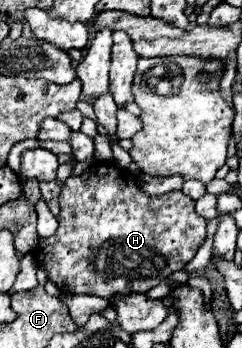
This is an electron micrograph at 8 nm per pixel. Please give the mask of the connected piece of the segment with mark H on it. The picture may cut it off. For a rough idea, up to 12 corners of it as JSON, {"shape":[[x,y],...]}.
{"shape":[[94,163],[68,177],[38,267],[62,293],[146,293],[206,219]]}

